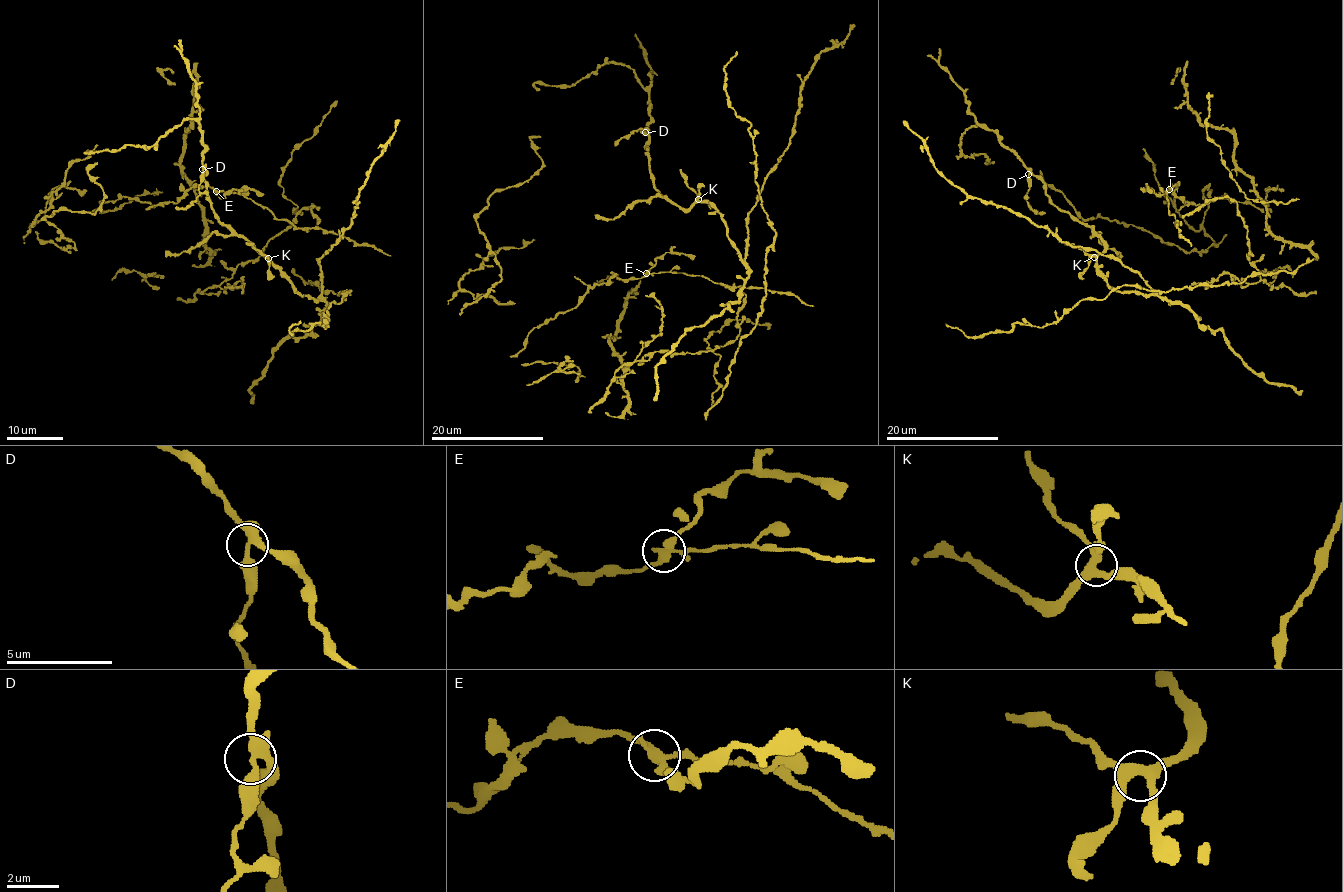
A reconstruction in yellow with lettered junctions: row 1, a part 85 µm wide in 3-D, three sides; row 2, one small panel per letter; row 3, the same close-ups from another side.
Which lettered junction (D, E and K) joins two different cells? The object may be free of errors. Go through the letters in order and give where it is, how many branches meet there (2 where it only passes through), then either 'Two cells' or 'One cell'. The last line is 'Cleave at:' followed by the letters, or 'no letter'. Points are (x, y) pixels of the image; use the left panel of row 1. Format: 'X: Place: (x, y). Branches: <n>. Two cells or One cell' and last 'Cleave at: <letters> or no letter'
D: Place: (202, 169). Branches: 4. One cell
E: Place: (216, 191). Branches: 4. Two cells
K: Place: (268, 258). Branches: 4. One cell
Cleave at: E

